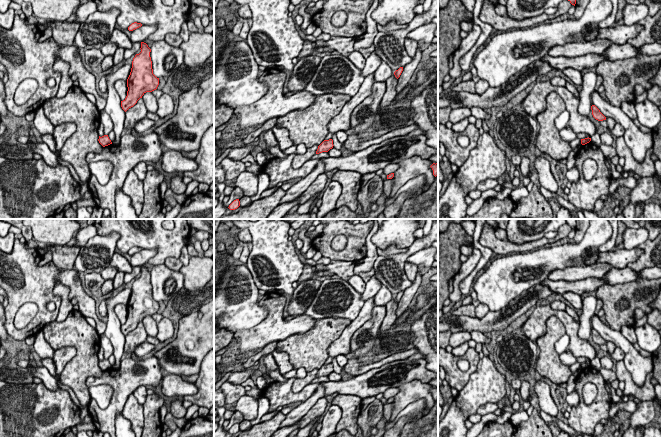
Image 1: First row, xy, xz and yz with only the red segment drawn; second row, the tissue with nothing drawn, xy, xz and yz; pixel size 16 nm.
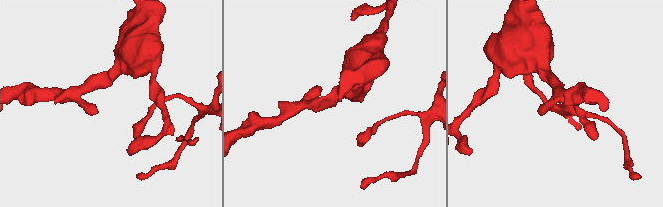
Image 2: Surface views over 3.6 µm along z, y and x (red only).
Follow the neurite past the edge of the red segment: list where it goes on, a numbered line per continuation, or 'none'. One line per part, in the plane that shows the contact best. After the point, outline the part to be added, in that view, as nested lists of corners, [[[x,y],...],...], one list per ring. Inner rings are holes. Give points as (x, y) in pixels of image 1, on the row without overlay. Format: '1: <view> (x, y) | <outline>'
none

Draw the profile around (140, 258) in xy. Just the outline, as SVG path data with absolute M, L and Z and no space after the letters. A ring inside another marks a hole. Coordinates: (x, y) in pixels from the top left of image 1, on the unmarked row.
M142 249L141 251L131 255L130 264L132 267L143 266L146 264L152 257L157 254L156 249Z

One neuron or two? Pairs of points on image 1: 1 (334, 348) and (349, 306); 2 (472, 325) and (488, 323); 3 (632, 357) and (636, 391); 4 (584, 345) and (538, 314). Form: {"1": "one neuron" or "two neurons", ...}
{"1": "two neurons", "2": "one neuron", "3": "two neurons", "4": "one neuron"}

